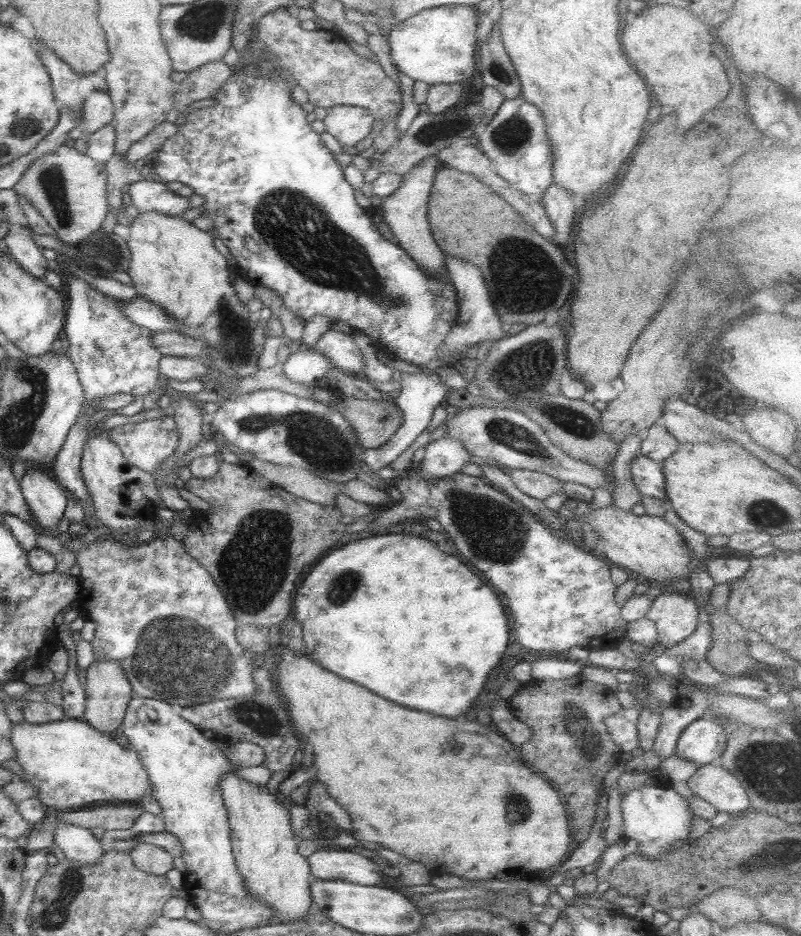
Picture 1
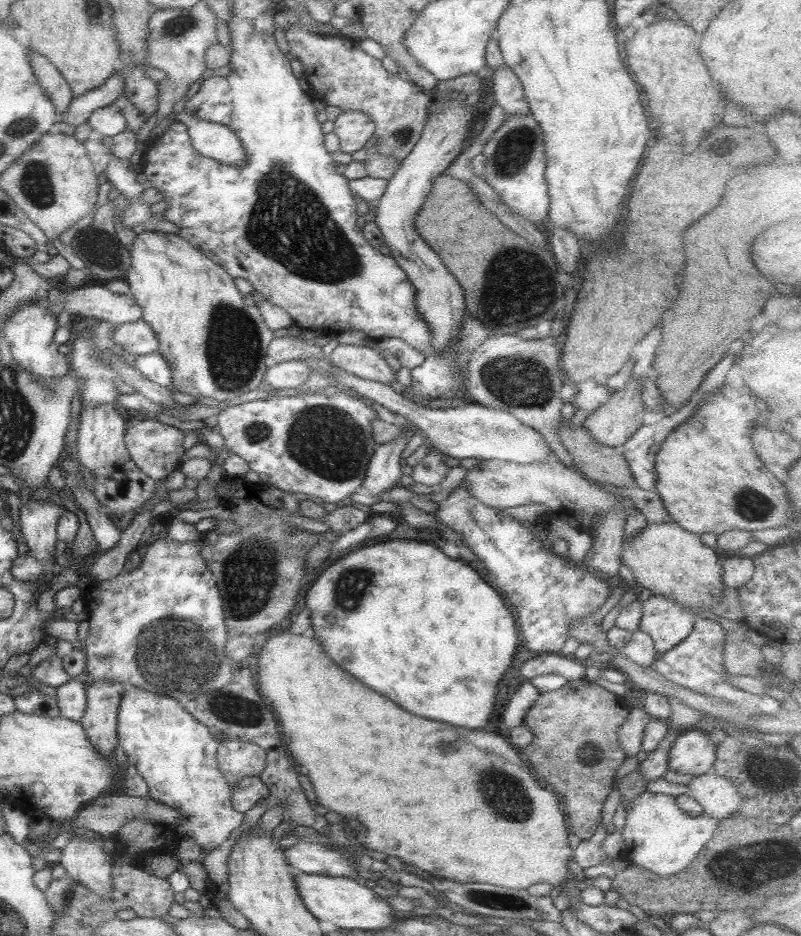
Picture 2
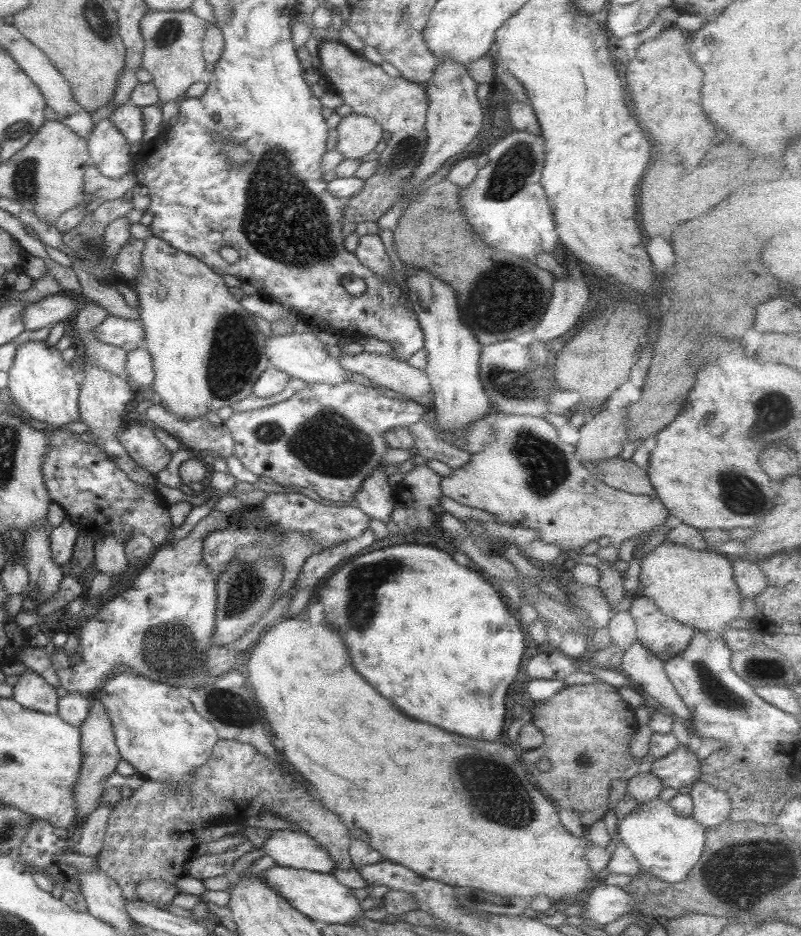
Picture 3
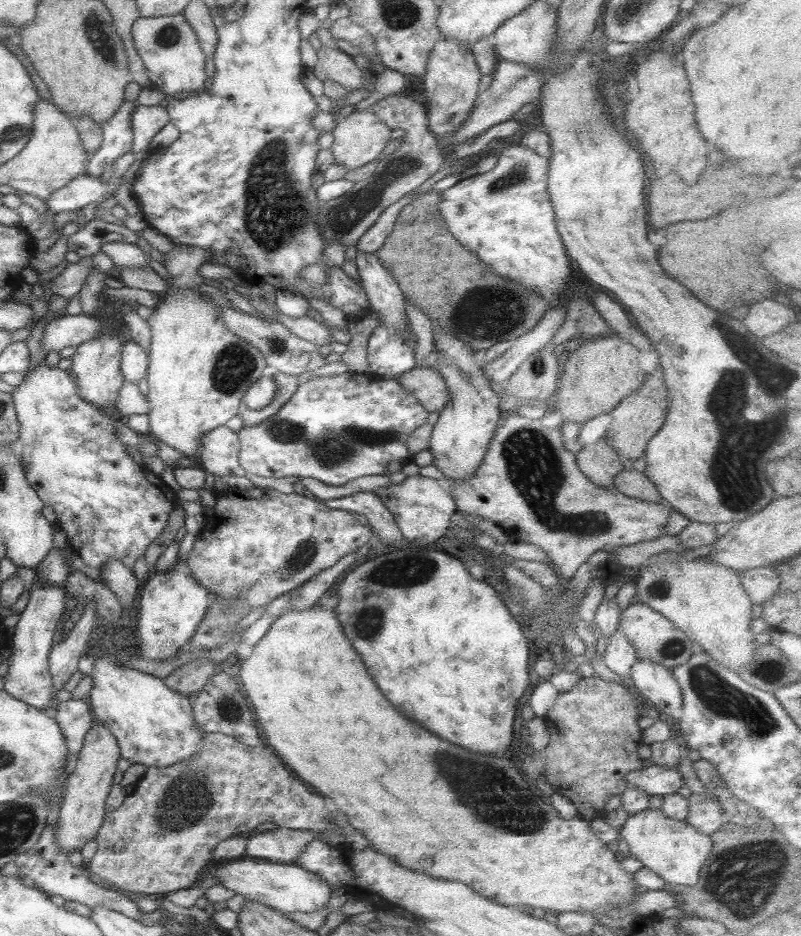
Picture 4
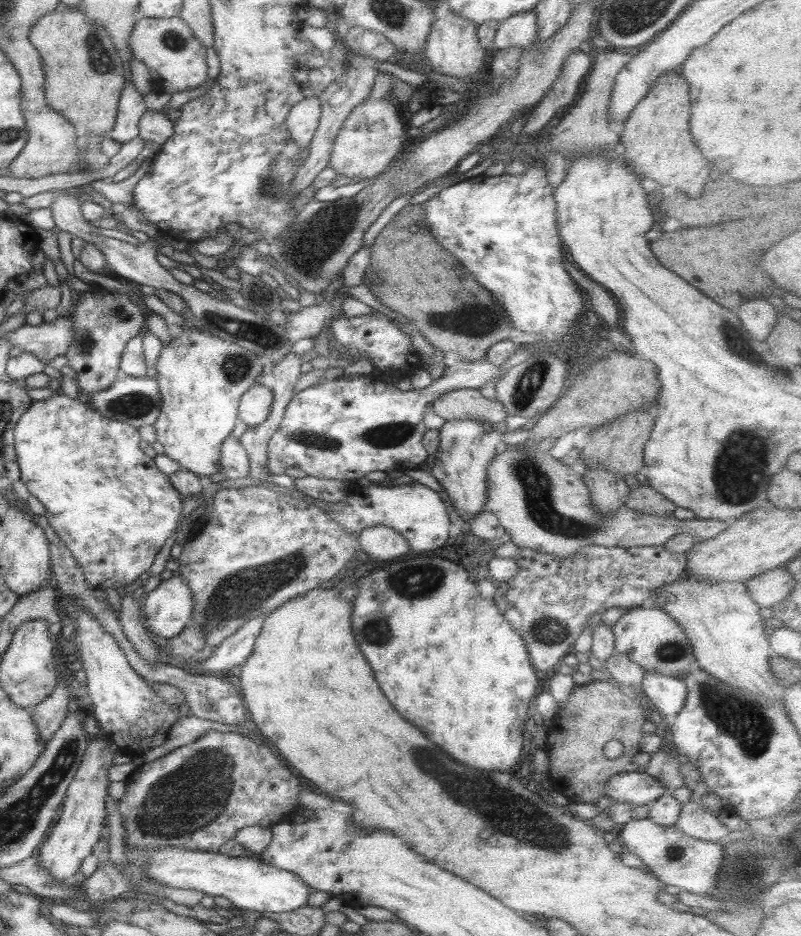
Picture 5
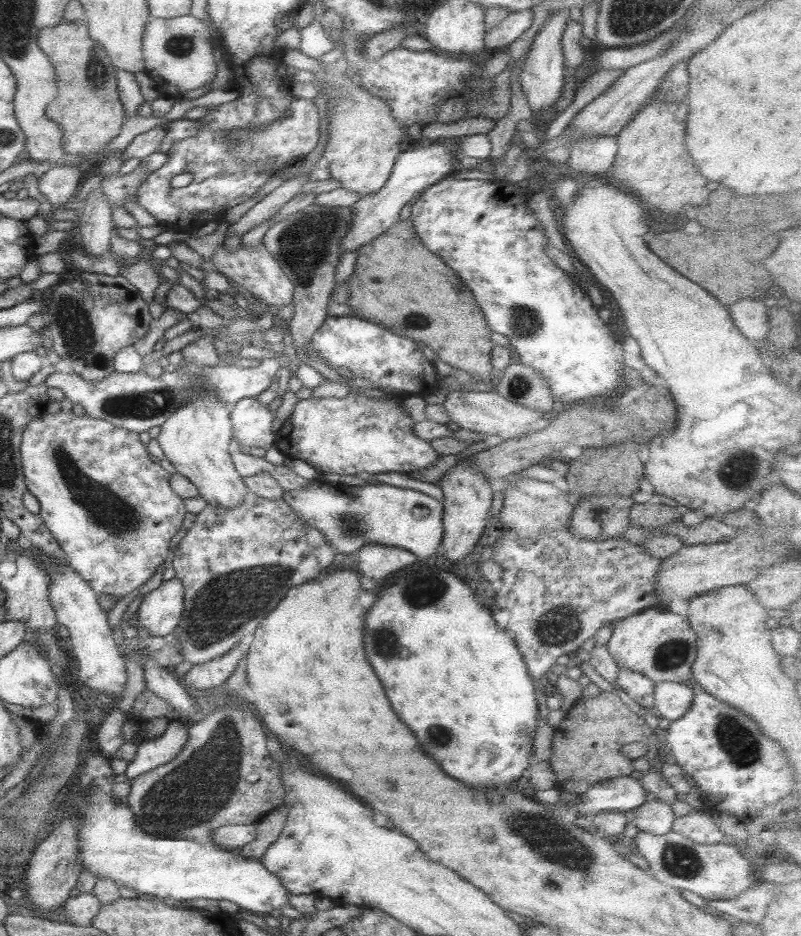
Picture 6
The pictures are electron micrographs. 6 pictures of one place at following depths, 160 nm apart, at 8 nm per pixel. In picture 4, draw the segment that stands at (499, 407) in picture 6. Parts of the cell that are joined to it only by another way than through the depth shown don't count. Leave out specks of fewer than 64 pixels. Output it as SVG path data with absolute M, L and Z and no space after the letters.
M414 366L393 379L401 385L407 394L413 395L428 413L439 413L444 404L450 402L450 396L444 387L443 379L435 370Z

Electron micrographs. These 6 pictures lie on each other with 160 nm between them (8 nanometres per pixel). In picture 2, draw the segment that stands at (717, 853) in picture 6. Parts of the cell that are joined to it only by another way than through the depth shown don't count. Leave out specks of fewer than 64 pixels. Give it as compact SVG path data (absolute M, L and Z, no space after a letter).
M643 791L639 793L625 810L625 821L618 832L624 842L624 849L631 864L639 866L657 876L675 875L702 850L703 845L712 837L718 821L701 814L689 816L683 812L671 795Z

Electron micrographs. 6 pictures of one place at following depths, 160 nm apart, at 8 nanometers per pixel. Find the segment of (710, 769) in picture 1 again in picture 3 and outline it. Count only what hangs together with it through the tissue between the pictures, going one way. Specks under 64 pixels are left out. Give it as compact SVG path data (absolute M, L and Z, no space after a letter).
M701 780L690 784L688 795L692 800L690 817L703 828L717 826L728 818L731 806L726 792L713 788Z

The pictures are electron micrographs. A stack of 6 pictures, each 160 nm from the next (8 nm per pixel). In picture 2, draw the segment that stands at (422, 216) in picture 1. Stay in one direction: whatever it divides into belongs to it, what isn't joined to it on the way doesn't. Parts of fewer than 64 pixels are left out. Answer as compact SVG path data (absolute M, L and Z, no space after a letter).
M447 94L434 102L445 106L433 111L426 117L420 137L411 152L399 162L393 174L386 180L381 196L375 203L374 223L380 230L380 239L389 256L407 275L407 280L414 290L416 311L431 333L429 352L442 352L456 342L460 326L466 314L464 292L455 277L445 268L442 260L433 252L414 229L414 218L425 197L430 192L434 178L444 174L451 161L462 151L461 144L475 120L470 109L464 105L463 94Z

